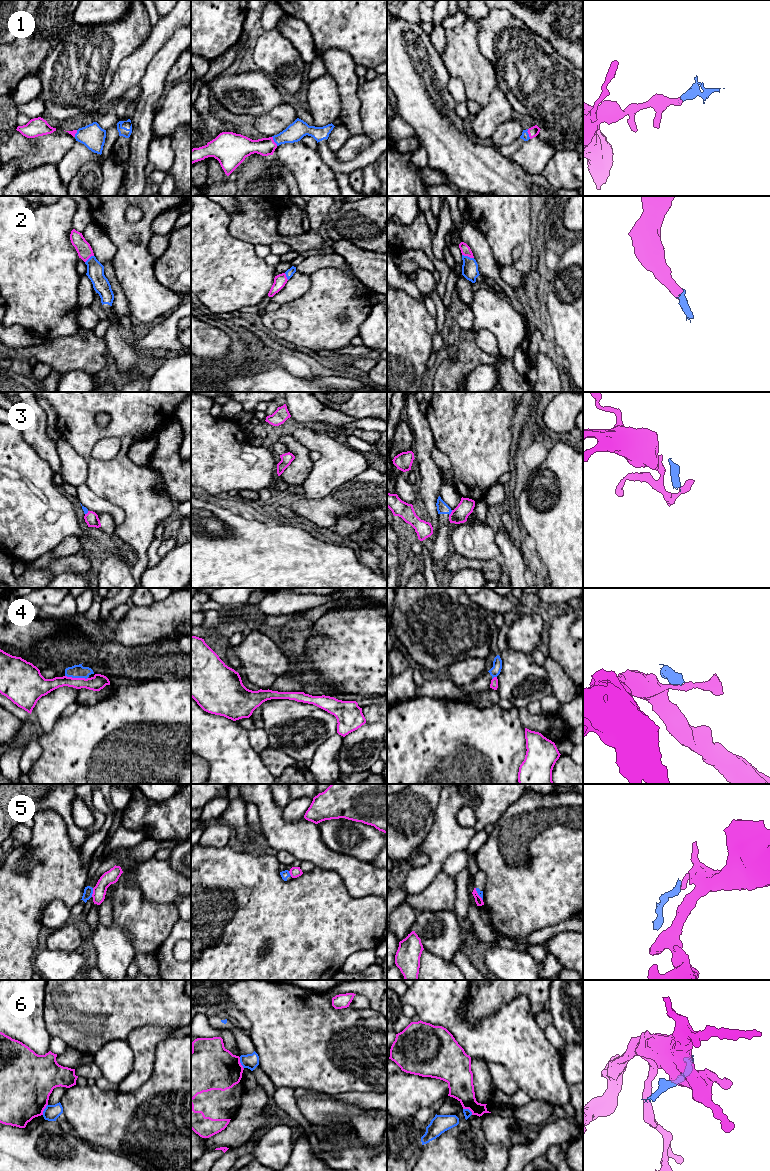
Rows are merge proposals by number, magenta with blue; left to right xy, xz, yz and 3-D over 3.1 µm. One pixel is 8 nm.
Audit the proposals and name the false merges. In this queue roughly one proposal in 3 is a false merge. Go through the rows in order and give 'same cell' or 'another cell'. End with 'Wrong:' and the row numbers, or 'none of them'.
1: same cell
2: same cell
3: another cell
4: another cell
5: another cell
6: another cell
Wrong: 3, 4, 5, 6

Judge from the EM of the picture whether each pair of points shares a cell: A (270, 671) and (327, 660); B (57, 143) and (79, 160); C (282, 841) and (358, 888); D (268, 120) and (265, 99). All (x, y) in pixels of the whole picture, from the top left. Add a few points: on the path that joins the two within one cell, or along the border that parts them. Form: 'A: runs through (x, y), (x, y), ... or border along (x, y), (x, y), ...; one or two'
A: border along (306, 661), (307, 665), (318, 675), (315, 682); two
B: border along (76, 141), (56, 164); two
C: runs through (302, 841), (323, 857), (335, 861), (342, 868); one
D: border along (284, 102), (255, 118); two

